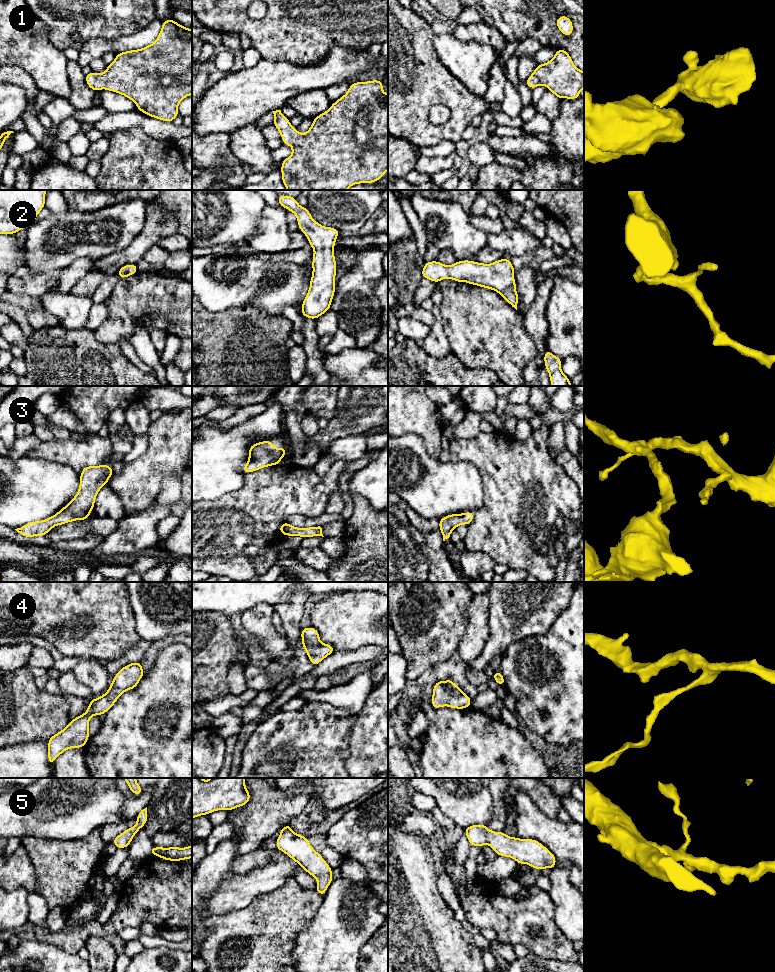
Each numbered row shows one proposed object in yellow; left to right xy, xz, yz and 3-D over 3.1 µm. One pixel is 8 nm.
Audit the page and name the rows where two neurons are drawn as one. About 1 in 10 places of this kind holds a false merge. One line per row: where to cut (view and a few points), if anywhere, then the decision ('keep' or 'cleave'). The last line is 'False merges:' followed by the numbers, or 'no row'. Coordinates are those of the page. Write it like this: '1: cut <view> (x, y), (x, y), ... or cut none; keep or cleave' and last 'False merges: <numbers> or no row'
1: cut none; keep
2: cut none; keep
3: cut none; keep
4: cut none; keep
5: cut none; keep
False merges: no row

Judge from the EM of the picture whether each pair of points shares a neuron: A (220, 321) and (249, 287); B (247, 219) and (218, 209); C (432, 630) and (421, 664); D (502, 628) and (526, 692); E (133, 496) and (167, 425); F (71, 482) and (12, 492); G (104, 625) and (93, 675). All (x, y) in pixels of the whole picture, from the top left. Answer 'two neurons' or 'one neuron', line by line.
A: two neurons
B: one neuron
C: one neuron
D: two neurons
E: one neuron
F: one neuron
G: two neurons

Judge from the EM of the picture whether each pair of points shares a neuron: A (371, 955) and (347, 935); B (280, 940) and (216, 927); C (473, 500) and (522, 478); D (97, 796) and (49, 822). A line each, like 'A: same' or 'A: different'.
A: different
B: same
C: different
D: same

